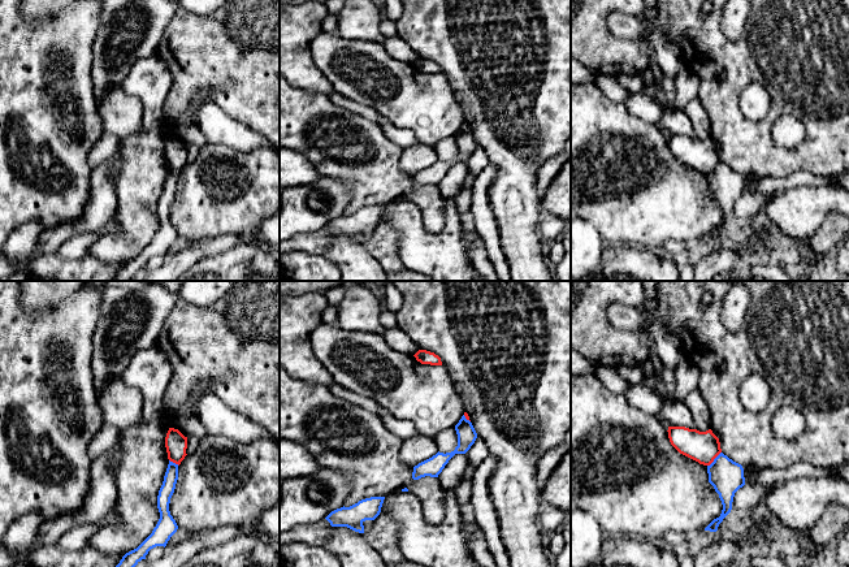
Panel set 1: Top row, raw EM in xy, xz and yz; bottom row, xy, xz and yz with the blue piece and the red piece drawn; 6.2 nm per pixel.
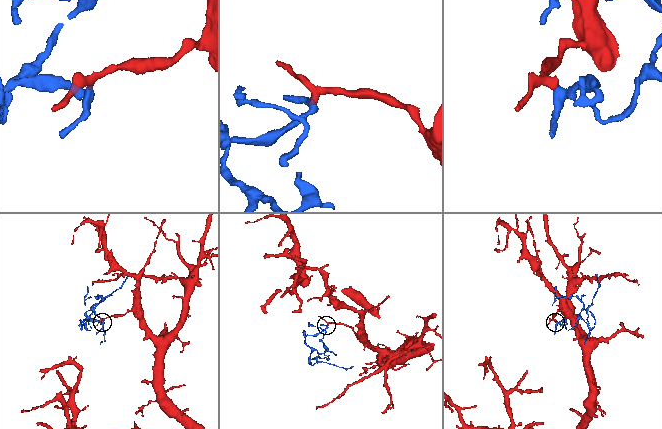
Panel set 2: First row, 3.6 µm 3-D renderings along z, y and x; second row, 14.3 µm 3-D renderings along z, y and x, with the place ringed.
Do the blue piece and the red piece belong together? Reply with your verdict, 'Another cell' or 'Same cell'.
Another cell

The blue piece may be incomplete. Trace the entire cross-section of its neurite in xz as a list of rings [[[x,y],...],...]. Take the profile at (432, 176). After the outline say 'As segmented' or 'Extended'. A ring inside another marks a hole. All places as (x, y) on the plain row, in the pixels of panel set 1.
[[[463,124],[455,134],[458,143],[458,155],[451,161],[437,161],[432,166],[419,172],[413,176],[412,187],[419,189],[425,185],[438,186],[445,174],[455,163],[465,163],[477,147],[477,142],[469,129]]]. As segmented

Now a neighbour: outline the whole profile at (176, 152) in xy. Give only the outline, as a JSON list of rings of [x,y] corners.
[[[169,137],[165,146],[165,156],[168,168],[179,174],[187,164],[187,146],[185,146],[178,138]]]

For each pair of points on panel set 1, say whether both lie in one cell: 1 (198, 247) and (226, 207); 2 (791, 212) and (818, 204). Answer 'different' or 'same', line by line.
1: different
2: same

